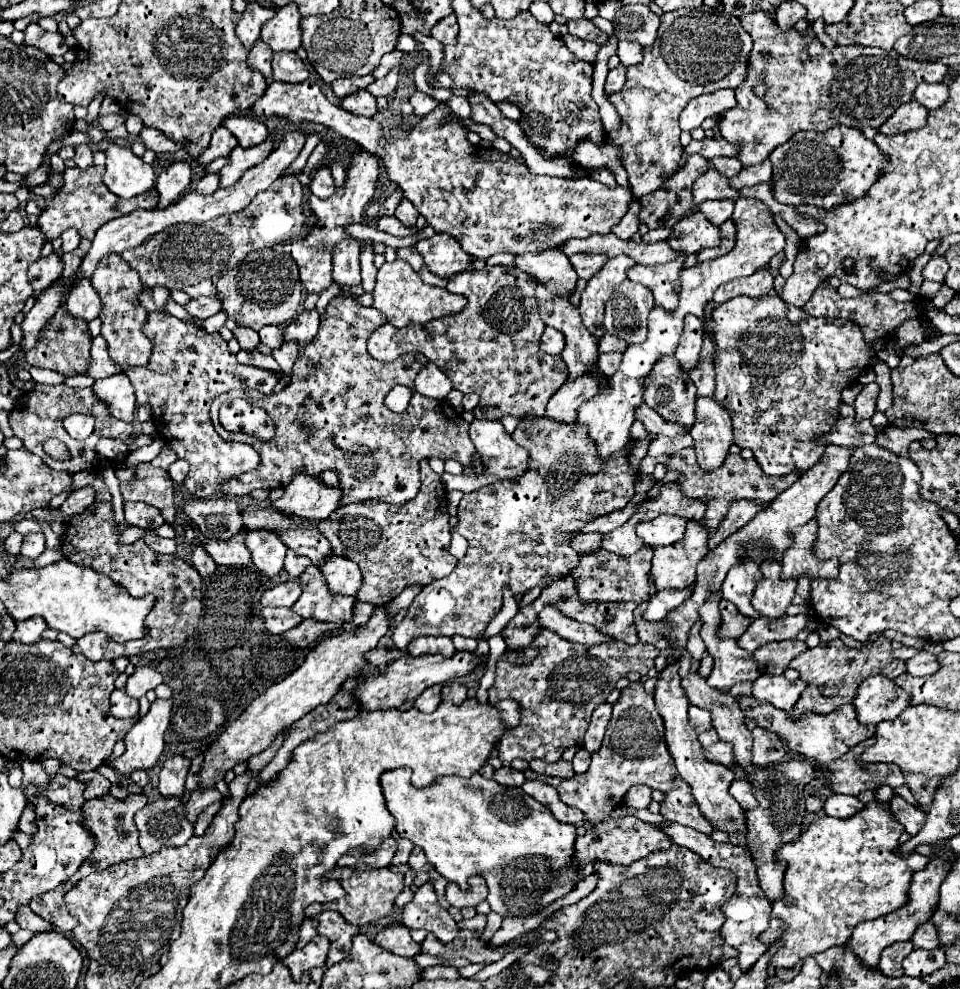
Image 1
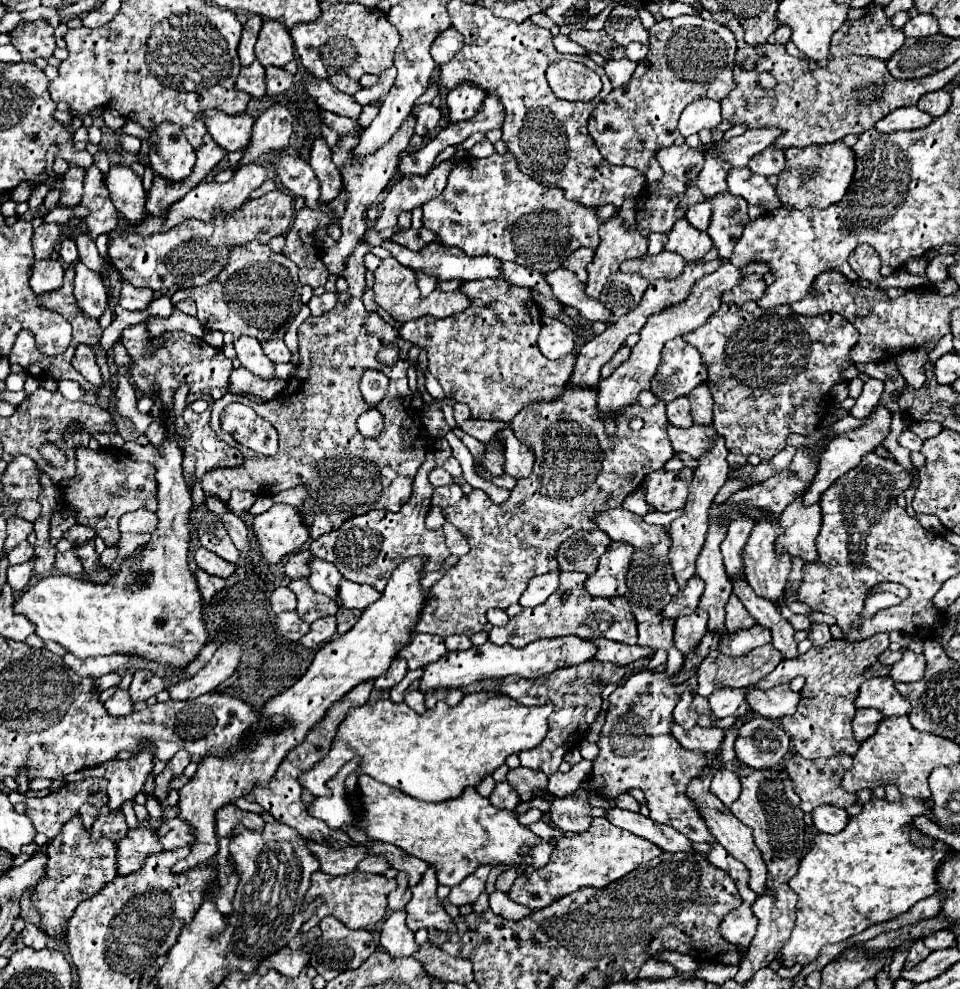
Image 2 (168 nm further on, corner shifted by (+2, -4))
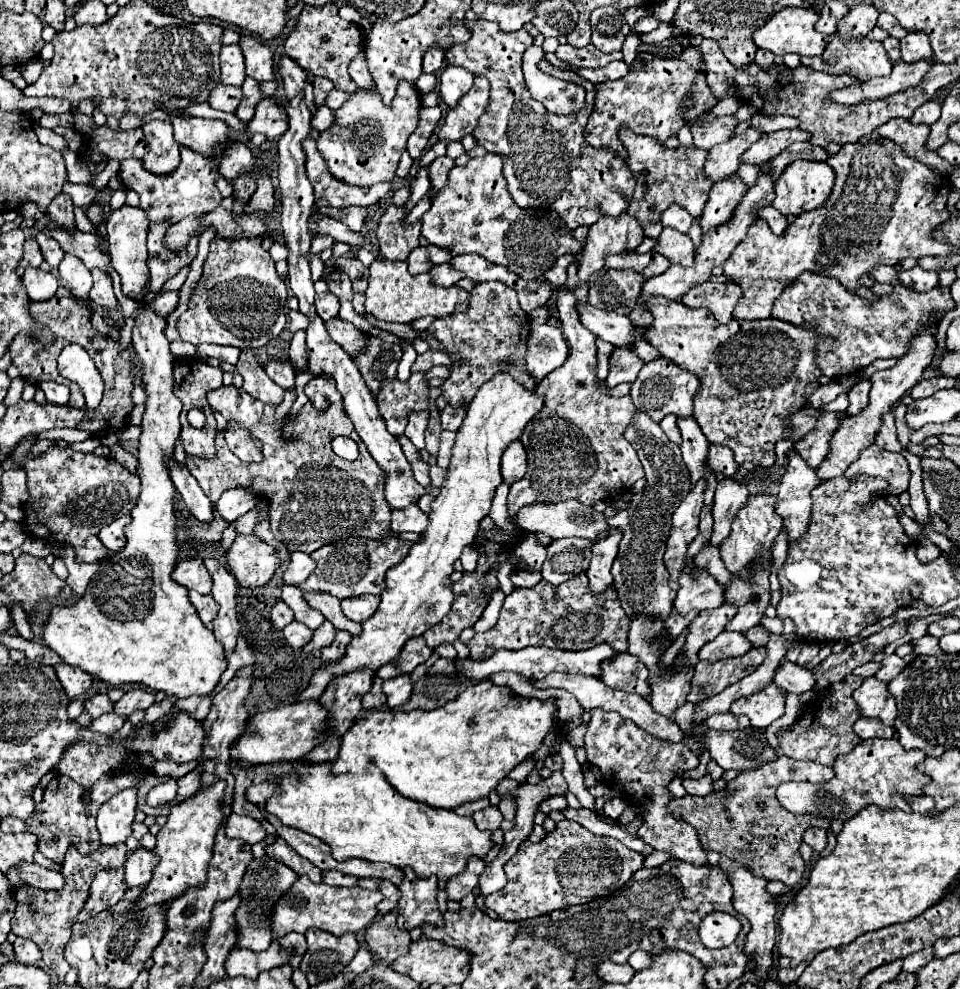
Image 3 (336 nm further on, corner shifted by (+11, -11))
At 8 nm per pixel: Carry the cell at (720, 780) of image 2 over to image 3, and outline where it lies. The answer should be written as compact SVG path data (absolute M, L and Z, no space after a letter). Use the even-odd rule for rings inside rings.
M705 775L701 779L683 779L683 787L687 789L689 795L705 797L705 795L713 793L713 779L711 779L711 775Z

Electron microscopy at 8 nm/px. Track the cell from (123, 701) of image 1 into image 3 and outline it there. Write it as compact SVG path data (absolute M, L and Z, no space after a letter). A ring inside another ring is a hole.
M99 693L99 695L93 695L93 697L87 701L85 709L87 709L87 713L89 713L93 719L97 719L97 717L101 717L101 715L105 715L105 713L111 713L111 711L113 711L113 703L109 701L109 697L107 697L105 693Z

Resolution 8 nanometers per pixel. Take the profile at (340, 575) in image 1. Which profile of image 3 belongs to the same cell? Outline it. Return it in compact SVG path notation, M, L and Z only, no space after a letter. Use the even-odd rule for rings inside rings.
M359 595L341 601L341 609L345 617L357 623L369 619L377 611L377 605L379 605L379 595Z

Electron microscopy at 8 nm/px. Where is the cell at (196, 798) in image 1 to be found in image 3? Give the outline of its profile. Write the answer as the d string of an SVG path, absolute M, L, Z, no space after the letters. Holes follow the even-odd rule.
M137 847L125 863L125 883L127 883L127 887L147 885L151 875L153 875L153 867L157 867L157 863L159 863L159 859L157 859L153 849Z

